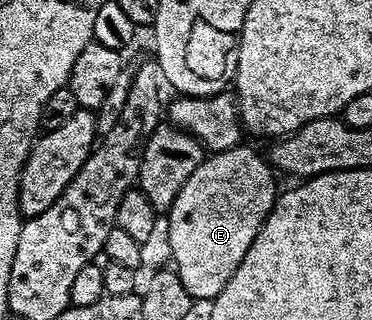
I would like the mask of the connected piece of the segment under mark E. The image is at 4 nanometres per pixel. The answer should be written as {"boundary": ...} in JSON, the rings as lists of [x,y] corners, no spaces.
{"boundary":[[[246,145],[216,151],[204,158],[193,177],[185,181],[165,220],[174,270],[178,271],[192,300],[214,301],[229,277],[241,265],[249,245],[275,204],[275,175],[270,162]]]}

